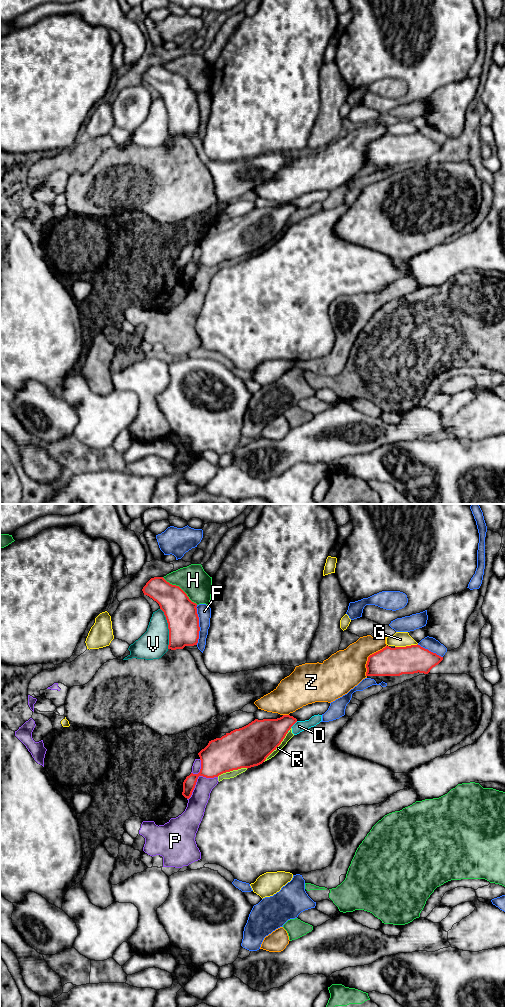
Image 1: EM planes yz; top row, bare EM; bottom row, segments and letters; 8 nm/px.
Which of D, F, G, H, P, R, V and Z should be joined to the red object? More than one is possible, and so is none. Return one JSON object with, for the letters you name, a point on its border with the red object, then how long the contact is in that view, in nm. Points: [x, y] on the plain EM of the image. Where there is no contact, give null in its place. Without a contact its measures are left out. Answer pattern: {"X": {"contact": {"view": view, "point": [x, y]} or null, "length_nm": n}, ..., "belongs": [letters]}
{"belongs": []}

